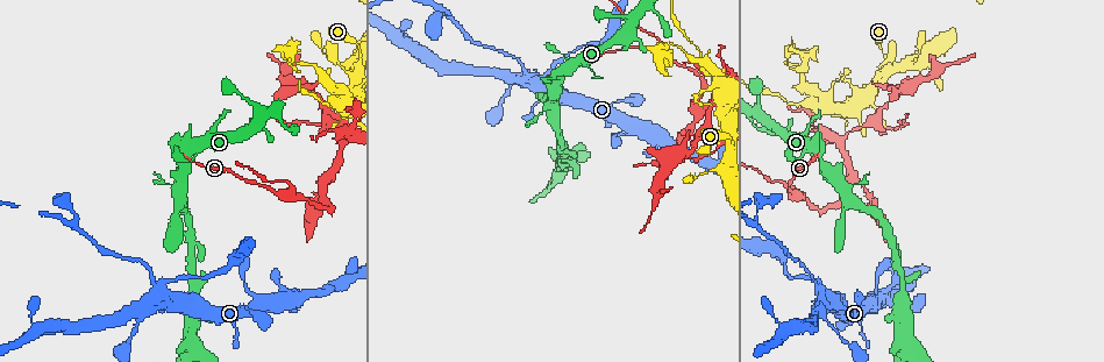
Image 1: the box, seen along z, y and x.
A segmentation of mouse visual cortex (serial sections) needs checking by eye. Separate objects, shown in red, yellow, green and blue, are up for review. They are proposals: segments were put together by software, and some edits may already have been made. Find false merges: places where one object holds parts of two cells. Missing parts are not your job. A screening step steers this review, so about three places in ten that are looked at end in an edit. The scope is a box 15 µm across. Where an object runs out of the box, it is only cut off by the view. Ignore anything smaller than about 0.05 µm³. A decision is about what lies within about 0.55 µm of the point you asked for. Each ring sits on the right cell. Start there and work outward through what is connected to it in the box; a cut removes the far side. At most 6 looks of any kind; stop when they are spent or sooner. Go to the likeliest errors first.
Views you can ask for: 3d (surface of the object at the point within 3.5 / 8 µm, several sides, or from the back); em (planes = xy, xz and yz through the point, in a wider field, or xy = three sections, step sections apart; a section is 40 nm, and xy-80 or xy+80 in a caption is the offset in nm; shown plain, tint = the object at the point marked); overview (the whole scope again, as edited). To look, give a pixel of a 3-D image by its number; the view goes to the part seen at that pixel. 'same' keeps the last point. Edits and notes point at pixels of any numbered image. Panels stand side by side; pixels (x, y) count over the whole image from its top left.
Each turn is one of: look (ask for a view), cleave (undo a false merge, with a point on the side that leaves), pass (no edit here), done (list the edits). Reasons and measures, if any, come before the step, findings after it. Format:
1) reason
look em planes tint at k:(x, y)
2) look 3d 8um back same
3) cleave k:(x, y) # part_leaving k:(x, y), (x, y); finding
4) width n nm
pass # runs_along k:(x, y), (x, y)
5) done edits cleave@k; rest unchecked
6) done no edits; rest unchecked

side arm on a straight run
look 3d 3.5um back at 1:(794, 191)

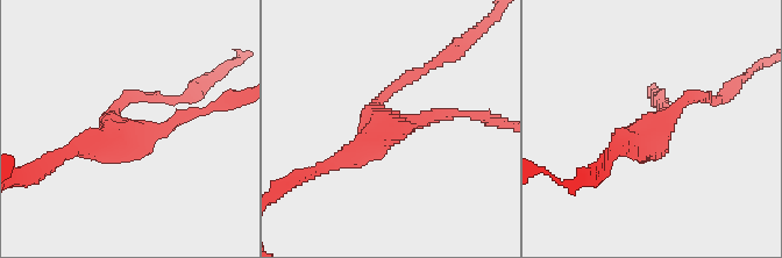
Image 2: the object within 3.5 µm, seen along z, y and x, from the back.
arms 3; arm_widths 150, 150, 250 nm; need the tissue
look em xy step 1 tint at 2:(386, 127)

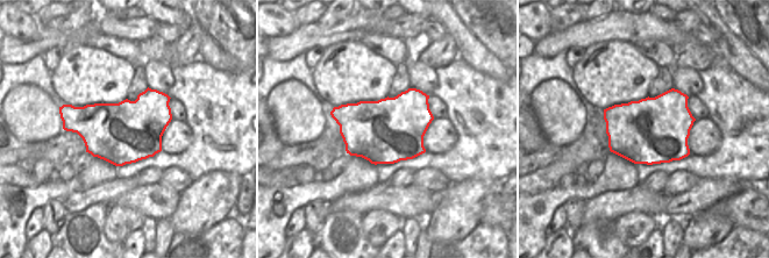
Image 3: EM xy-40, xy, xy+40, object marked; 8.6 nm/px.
cut it another way
look em xy step 5 tint same

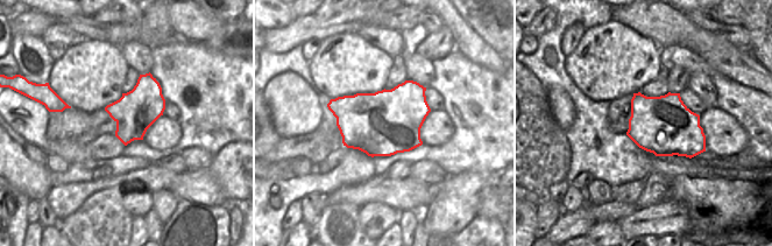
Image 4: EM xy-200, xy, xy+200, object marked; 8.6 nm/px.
pass # runs_along 2:(460, 115), (388, 128), (324, 169); all the same cell

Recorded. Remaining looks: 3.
abrupt turn
look 3d 3.5um at 1:(820, 210)

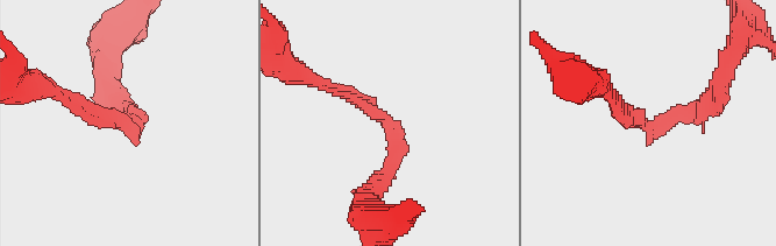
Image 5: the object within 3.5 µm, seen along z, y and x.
arm_widths 150, 250 nm
look em xy step 3 tint at 5:(393, 131)

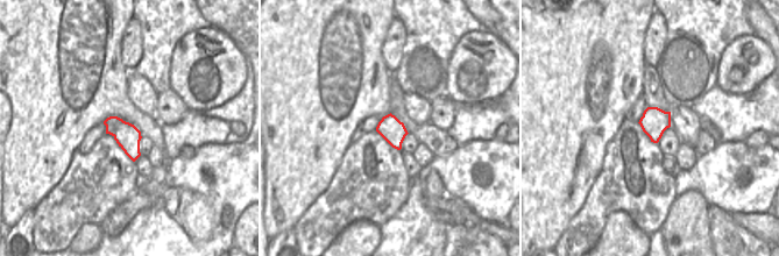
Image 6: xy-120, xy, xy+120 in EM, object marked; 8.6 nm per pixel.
cleave 5:(392, 160) # part_leaving 5:(388, 125), (394, 163), (365, 199); a second cell is stuck on

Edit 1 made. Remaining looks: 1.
done edits cleave@5; rest unchecked

